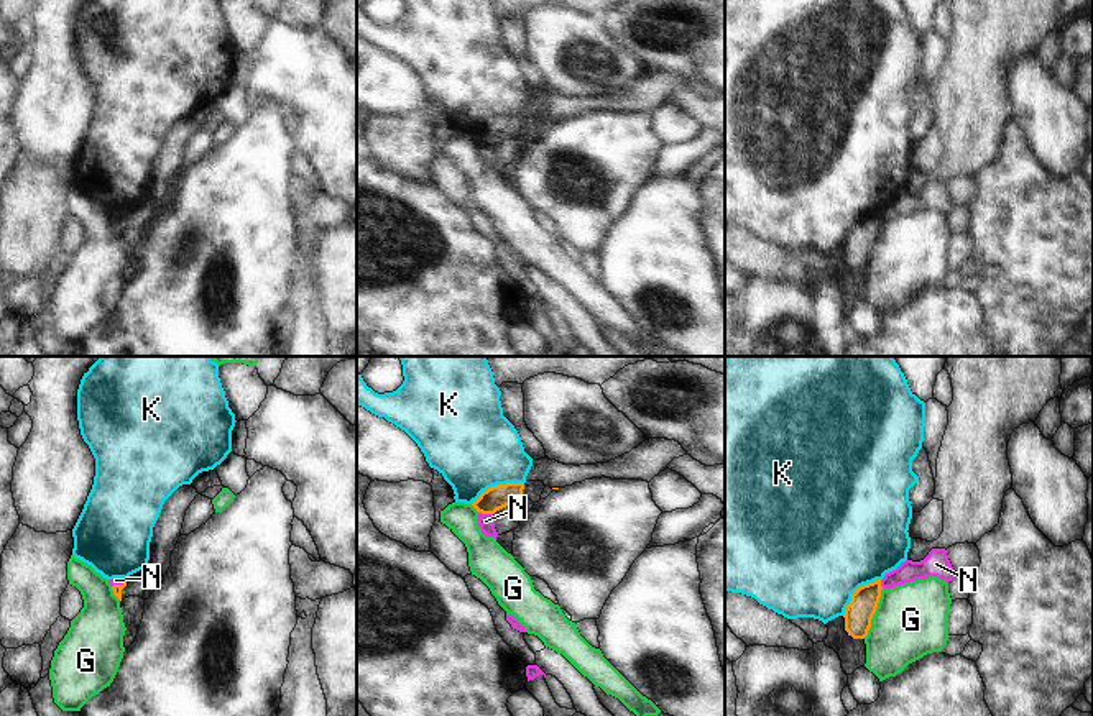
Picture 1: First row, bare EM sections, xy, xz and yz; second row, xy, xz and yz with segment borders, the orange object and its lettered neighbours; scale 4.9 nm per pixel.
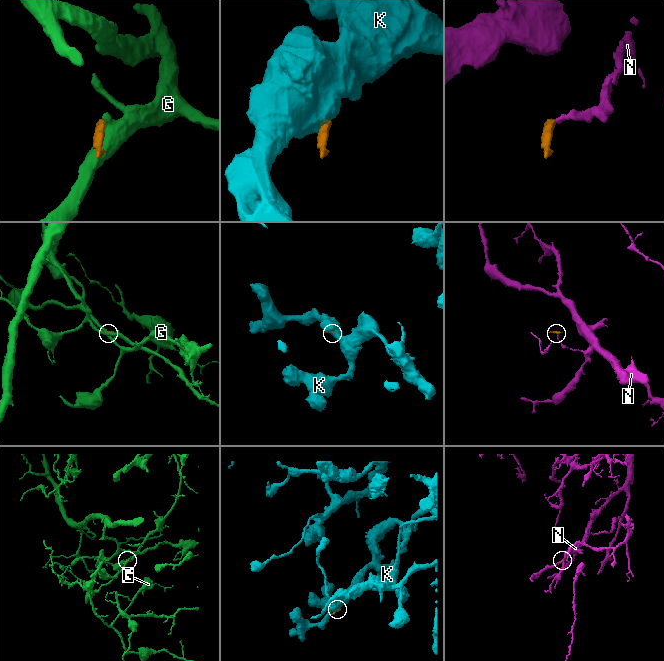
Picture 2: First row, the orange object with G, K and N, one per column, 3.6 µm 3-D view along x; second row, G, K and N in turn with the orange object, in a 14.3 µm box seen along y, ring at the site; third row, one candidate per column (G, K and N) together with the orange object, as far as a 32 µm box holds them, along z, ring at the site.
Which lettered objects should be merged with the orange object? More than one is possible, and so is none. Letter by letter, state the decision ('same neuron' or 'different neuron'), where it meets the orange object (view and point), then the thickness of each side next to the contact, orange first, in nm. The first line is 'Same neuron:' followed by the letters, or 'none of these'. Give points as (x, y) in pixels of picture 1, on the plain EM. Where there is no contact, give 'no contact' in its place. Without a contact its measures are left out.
Same neuron: none of these
G: different neuron | yz (875, 243) | 140/360 nm
K: different neuron | xz (497, 117) | 120/420 nm
N: different neuron | xz (487, 145) | 120/80 nm

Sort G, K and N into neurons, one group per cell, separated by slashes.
G / K / N

